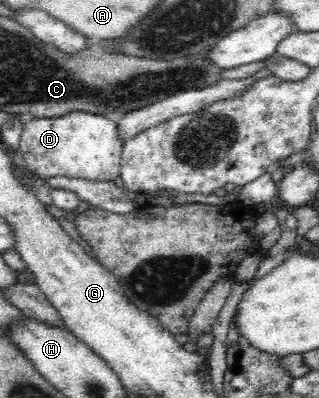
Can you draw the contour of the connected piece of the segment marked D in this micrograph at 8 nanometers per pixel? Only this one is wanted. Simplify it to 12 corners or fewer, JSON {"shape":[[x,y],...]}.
{"shape":[[115,118],[27,119],[19,150],[41,179],[113,182]]}

